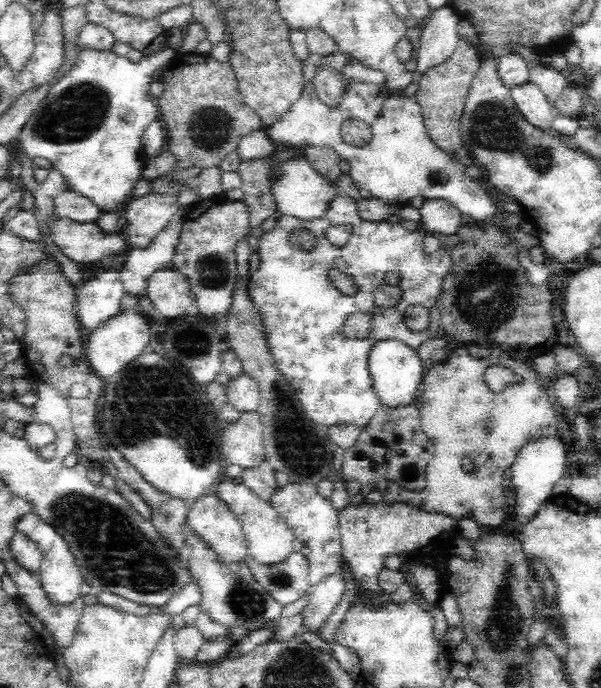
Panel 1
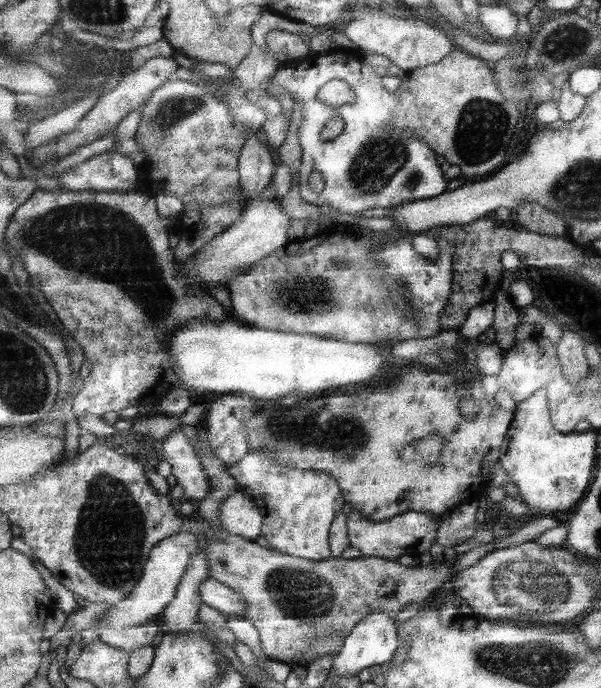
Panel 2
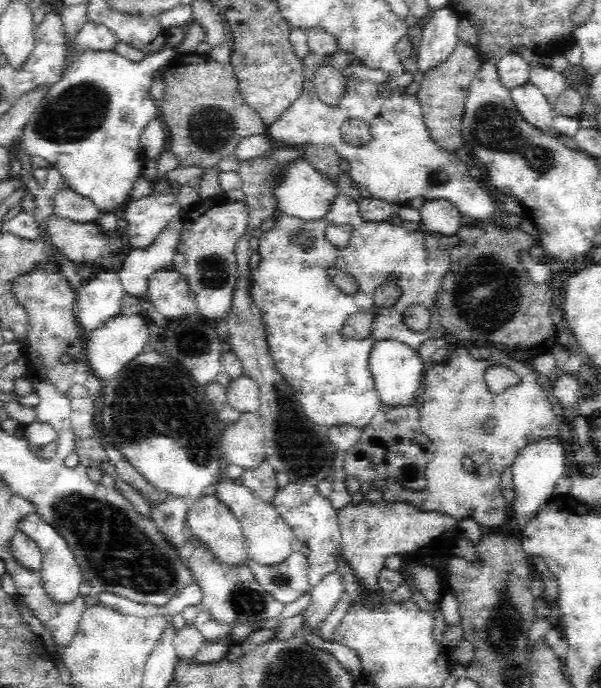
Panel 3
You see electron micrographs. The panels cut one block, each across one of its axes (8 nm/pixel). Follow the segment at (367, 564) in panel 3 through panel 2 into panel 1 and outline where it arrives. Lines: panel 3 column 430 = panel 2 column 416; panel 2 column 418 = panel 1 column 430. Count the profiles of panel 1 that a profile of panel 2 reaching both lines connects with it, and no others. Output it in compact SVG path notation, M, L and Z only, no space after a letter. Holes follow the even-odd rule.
M356 500L338 512L338 520L340 520L340 534L342 534L342 554L348 560L352 572L356 574L360 588L364 588L368 594L382 592L378 588L378 574L386 568L388 556L398 556L400 552L410 554L414 550L420 550L432 544L444 532L452 534L458 524L458 520L452 516L444 516L440 512L422 512L398 500L394 502L384 500L378 504Z

